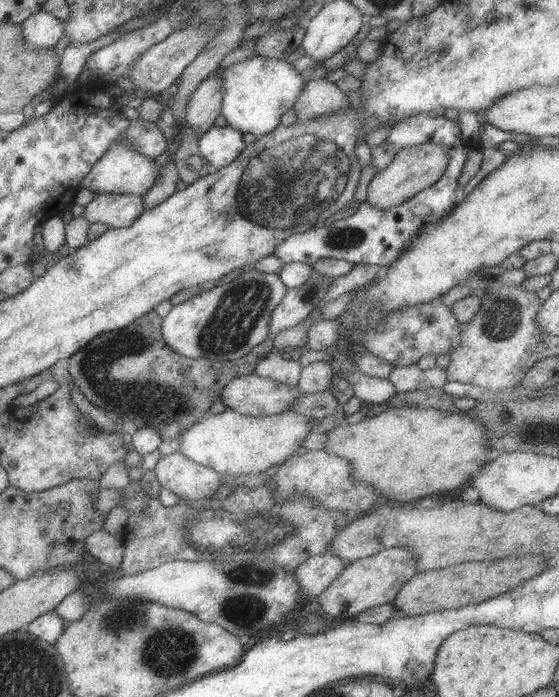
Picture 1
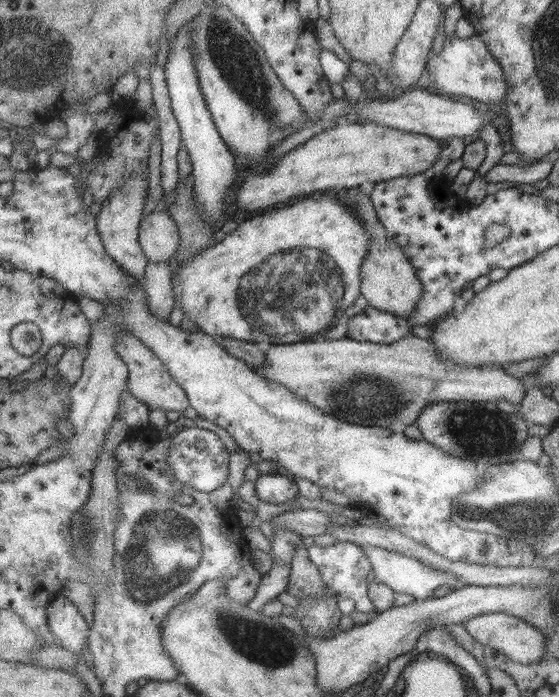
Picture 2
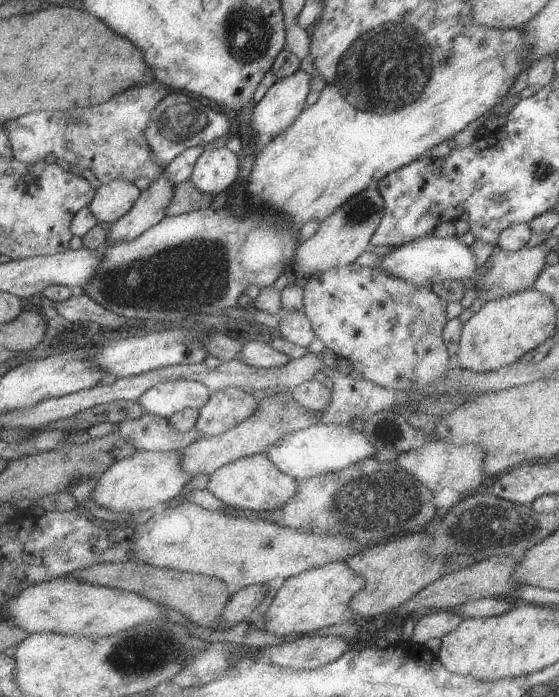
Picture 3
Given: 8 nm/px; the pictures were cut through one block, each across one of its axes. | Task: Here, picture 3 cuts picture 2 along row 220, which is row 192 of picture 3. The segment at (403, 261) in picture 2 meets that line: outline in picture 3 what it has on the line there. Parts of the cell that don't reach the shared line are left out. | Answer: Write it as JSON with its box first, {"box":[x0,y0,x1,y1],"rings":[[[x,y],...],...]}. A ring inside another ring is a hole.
{"box":[291,187,384,276],"rings":[[[369,187],[351,196],[347,202],[339,205],[317,227],[315,234],[299,242],[295,248],[291,272],[295,276],[311,276],[320,272],[339,268],[352,263],[359,254],[370,246],[371,235],[382,220],[384,200],[375,187]]]}

